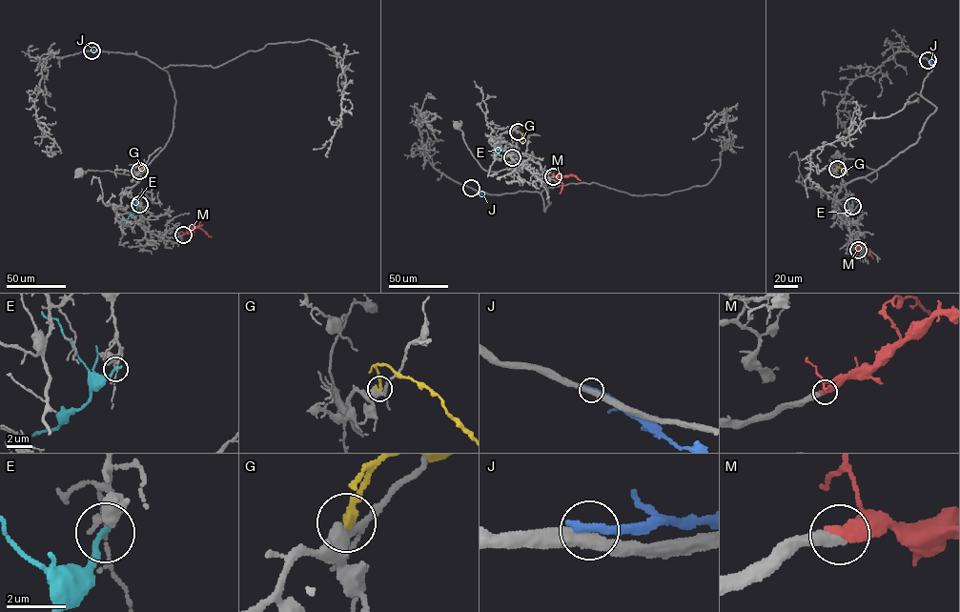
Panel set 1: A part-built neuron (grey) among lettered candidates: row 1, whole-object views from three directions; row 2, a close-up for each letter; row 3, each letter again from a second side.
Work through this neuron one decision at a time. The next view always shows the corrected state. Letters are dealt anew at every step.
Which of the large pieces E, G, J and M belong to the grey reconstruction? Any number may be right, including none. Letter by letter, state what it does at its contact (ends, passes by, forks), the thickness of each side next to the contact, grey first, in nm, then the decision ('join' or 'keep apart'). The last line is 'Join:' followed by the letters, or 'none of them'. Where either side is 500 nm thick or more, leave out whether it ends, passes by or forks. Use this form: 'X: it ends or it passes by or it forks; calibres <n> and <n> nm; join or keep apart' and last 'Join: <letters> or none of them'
E: it ends; calibres 130 and 200 nm; keep apart
G: it ends; calibres 320 and 300 nm; keep apart
J: it ends; calibres 400 and 320 nm; keep apart
M: it ends; calibres 360 and 480 nm; join
Join: M

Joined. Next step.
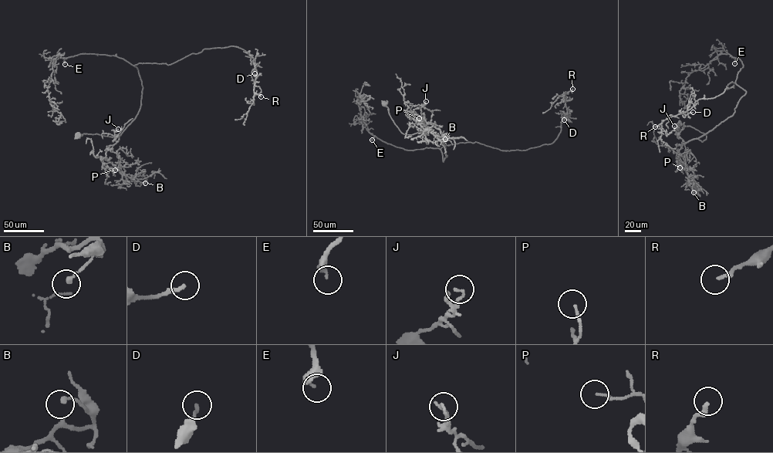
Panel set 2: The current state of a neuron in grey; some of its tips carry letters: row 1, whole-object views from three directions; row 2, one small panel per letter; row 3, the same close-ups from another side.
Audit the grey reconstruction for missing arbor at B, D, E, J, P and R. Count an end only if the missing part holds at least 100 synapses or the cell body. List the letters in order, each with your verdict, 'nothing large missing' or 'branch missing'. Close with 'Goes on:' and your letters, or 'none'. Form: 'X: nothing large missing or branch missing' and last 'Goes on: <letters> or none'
B: nothing large missing
D: nothing large missing
E: nothing large missing
J: nothing large missing
P: nothing large missing
R: nothing large missing
Goes on: none

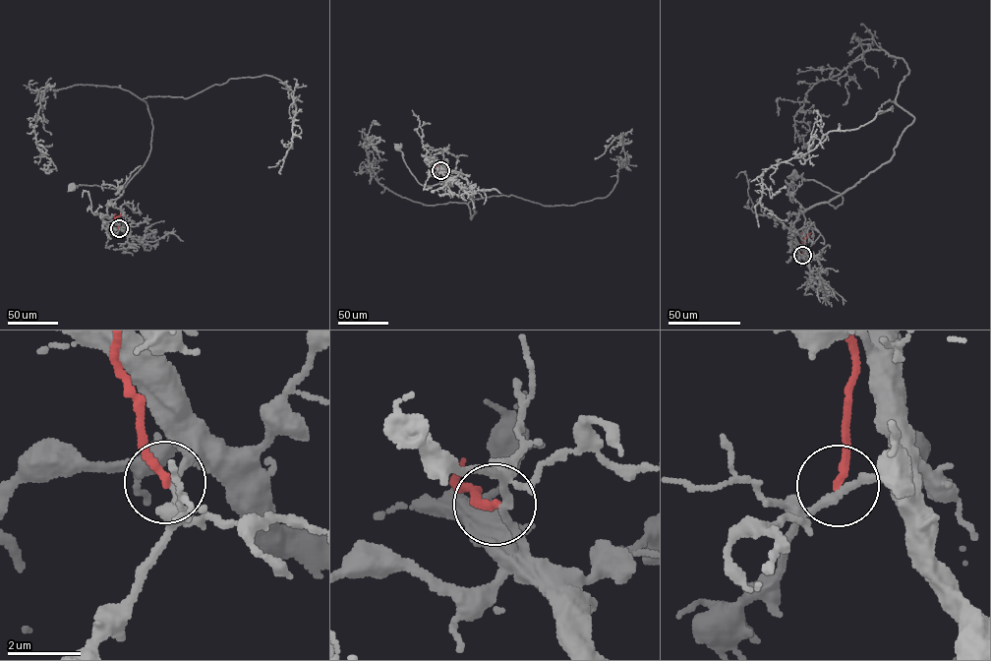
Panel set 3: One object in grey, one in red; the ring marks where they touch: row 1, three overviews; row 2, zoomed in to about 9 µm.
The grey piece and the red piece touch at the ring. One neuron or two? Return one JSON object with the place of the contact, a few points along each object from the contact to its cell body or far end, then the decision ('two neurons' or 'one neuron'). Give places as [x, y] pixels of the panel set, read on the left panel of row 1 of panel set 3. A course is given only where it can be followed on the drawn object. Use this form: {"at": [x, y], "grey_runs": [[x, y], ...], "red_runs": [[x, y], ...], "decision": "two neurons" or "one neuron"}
{"at": [119, 228], "grey_runs": [[119, 228], [107, 215], [107, 206], [119, 198], [126, 185], [120, 189], [95, 185], [71, 188]], "red_runs": [[119, 228], [115, 218], [123, 210]], "decision": "two neurons"}

